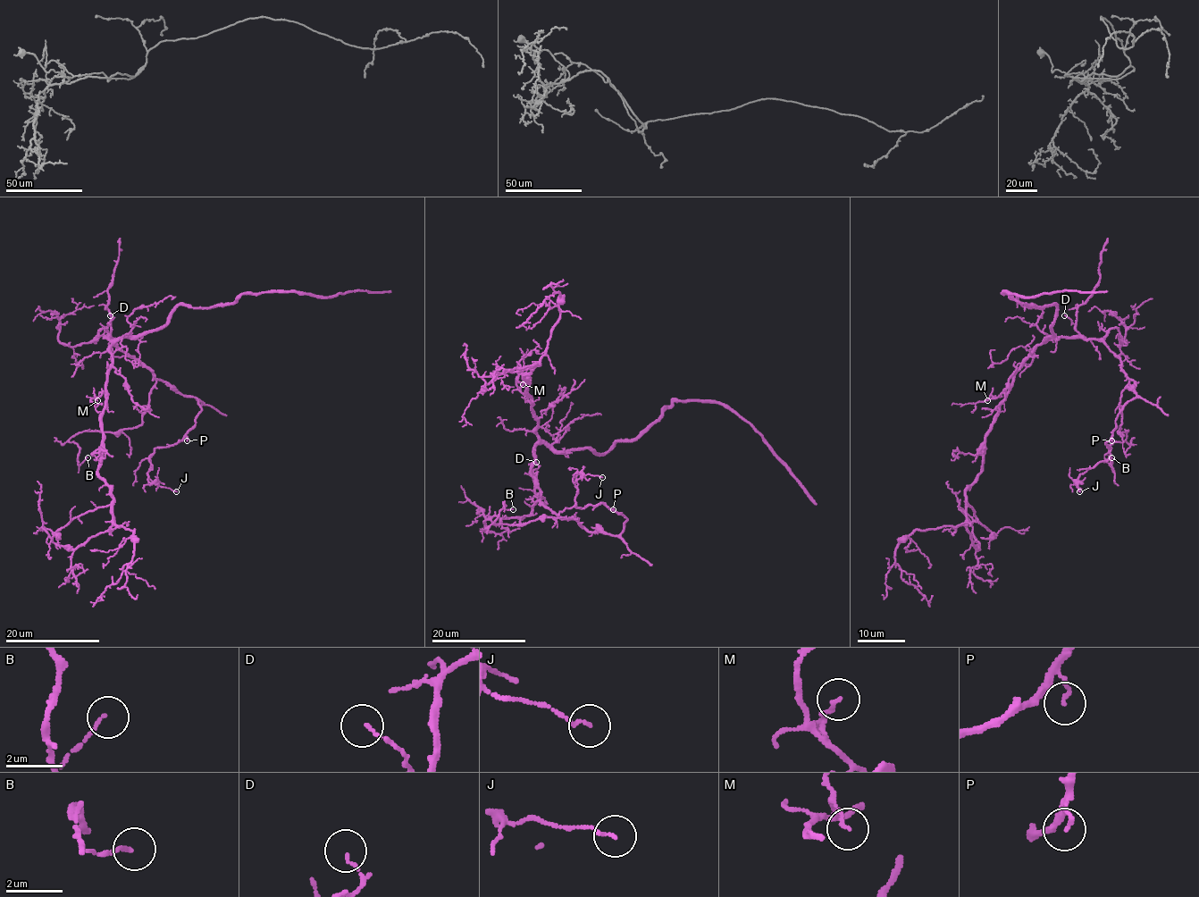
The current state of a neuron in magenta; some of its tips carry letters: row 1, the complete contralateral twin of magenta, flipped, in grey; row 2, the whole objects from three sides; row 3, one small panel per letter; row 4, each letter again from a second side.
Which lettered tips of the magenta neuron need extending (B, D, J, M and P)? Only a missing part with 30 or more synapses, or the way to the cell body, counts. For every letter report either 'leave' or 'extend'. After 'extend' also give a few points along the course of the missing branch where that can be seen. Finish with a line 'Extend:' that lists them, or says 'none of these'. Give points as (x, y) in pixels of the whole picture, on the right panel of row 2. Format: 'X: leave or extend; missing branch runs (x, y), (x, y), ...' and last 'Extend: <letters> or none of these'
B: leave
D: leave
J: leave
M: leave
P: leave
Extend: none of these

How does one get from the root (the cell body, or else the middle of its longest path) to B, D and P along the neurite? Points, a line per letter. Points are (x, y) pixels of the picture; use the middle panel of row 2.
B: (536, 431), (531, 474), (540, 499), (582, 526), (573, 515), (494, 522), (504, 502), (513, 509)
D: (536, 431), (538, 442), (534, 446), (534, 464), (531, 470), (534, 475), (533, 471), (538, 467), (536, 462)
P: (536, 431), (538, 442), (531, 474), (540, 500), (589, 532), (618, 535), (627, 519), (613, 509)

